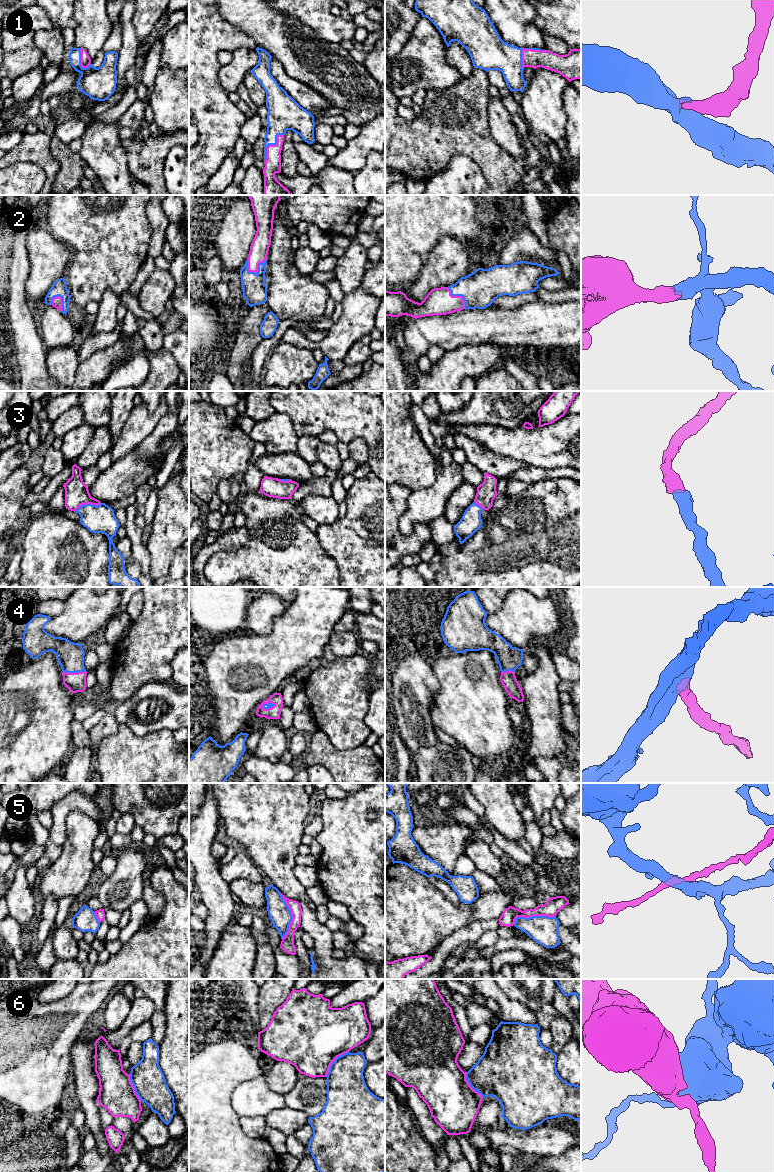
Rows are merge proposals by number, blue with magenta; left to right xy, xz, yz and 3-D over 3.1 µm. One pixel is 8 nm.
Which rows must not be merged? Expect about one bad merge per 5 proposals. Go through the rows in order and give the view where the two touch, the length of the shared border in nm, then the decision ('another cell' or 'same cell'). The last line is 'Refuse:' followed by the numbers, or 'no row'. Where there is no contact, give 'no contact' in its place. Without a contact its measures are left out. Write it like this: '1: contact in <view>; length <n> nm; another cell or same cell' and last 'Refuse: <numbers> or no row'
1: contact in xz; length 280 nm; same cell
2: contact in xz; length 170 nm; same cell
3: contact in xy; length 240 nm; same cell
4: contact in xy; length 180 nm; same cell
5: contact in xz; length 380 nm; another cell
6: contact in xz; length 280 nm; same cell
Refuse: 5

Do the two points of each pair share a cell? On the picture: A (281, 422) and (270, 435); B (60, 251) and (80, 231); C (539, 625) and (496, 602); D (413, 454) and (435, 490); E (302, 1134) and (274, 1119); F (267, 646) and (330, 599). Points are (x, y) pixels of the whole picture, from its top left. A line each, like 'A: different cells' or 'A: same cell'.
A: same cell
B: different cells
C: different cells
D: different cells
E: different cells
F: same cell

